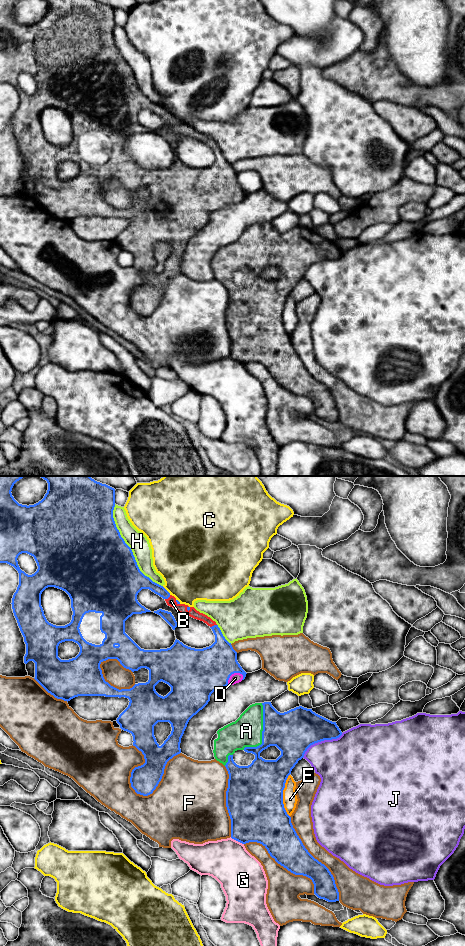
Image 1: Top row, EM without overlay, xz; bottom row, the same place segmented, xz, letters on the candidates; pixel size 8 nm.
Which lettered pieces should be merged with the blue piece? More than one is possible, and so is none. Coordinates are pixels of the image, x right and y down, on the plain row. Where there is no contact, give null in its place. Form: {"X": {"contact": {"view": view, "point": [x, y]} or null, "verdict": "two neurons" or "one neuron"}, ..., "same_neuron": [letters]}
{"A": {"contact": {"view": "xz", "point": [262, 252]}, "verdict": "one neuron"}, "B": {"contact": {"view": "xz", "point": [214, 145]}, "verdict": "one neuron"}, "C": {"contact": {"view": "xz", "point": [166, 110]}, "verdict": "two neurons"}, "D": {"contact": {"view": "xz", "point": [232, 193]}, "verdict": "one neuron"}, "E": {"contact": {"view": "xz", "point": [282, 315]}, "verdict": "two neurons"}, "F": {"contact": {"view": "xz", "point": [159, 301]}, "verdict": "two neurons"}, "G": {"contact": {"view": "xz", "point": [237, 360]}, "verdict": "two neurons"}, "H": {"contact": {"view": "xz", "point": [130, 68]}, "verdict": "two neurons"}, "J": {"contact": {"view": "xz", "point": [320, 261]}, "verdict": "two neurons"}, "same_neuron": ["A", "B", "D"]}

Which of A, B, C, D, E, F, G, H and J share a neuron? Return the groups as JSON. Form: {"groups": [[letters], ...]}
{"groups": [["A", "B", "D"], ["C"], ["E"], ["F"], ["G"], ["H"], ["J"]]}

